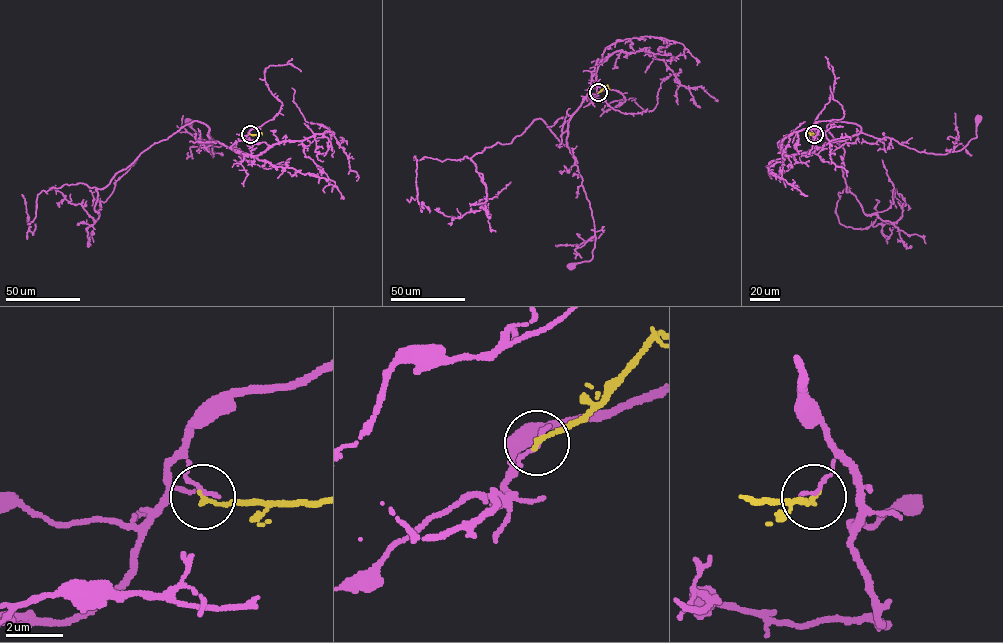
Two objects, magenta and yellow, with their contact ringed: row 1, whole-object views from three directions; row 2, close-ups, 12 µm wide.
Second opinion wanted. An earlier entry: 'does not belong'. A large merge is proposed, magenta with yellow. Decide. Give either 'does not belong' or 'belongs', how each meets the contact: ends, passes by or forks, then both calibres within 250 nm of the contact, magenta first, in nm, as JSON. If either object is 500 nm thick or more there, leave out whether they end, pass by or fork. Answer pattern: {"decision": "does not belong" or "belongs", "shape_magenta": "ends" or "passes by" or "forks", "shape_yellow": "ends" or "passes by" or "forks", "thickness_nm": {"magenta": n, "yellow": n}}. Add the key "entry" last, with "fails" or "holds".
{"decision": "does not belong", "shape_magenta": "ends", "shape_yellow": "ends", "thickness_nm": {"magenta": 150, "yellow": 180}, "entry": "holds"}

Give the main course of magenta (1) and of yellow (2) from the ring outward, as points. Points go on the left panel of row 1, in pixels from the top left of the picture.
1: (250, 134), (230, 148), (210, 140), (208, 133), (214, 140), (212, 157), (208, 143), (189, 122)
2: (250, 134), (262, 134)

